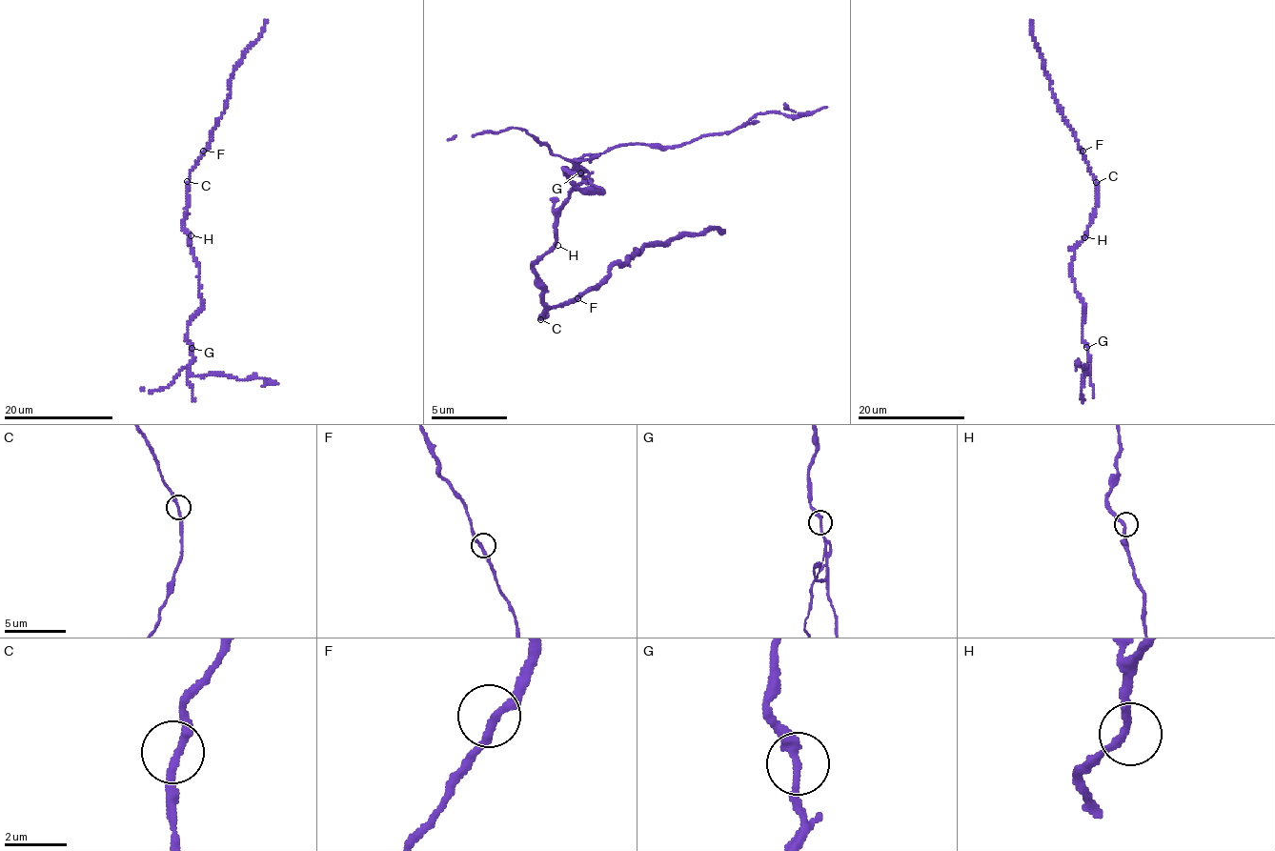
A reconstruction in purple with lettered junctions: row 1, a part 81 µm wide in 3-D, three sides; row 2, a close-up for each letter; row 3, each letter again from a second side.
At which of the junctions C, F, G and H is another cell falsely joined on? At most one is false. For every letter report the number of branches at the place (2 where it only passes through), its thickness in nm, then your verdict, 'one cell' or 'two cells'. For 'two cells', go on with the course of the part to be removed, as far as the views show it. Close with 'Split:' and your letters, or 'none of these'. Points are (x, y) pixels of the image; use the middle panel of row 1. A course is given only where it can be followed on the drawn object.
C: 2 | 240 nm | one cell
F: 2 | 240 nm | one cell
G: 2 | 240 nm | two cells | (581, 172), (577, 163), (589, 154), (617, 146), (669, 145), (731, 134), (761, 112), (811, 115), (827, 105)
H: 2 | 240 nm | one cell
Split: G

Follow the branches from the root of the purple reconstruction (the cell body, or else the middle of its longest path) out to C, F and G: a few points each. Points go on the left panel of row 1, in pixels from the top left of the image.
C: (190, 235), (182, 224), (187, 205), (187, 181)
F: (190, 235), (182, 224), (187, 205), (187, 183), (189, 174), (203, 151)
G: (190, 235), (192, 251), (198, 266), (202, 301), (202, 310), (188, 325), (187, 341), (192, 349)

